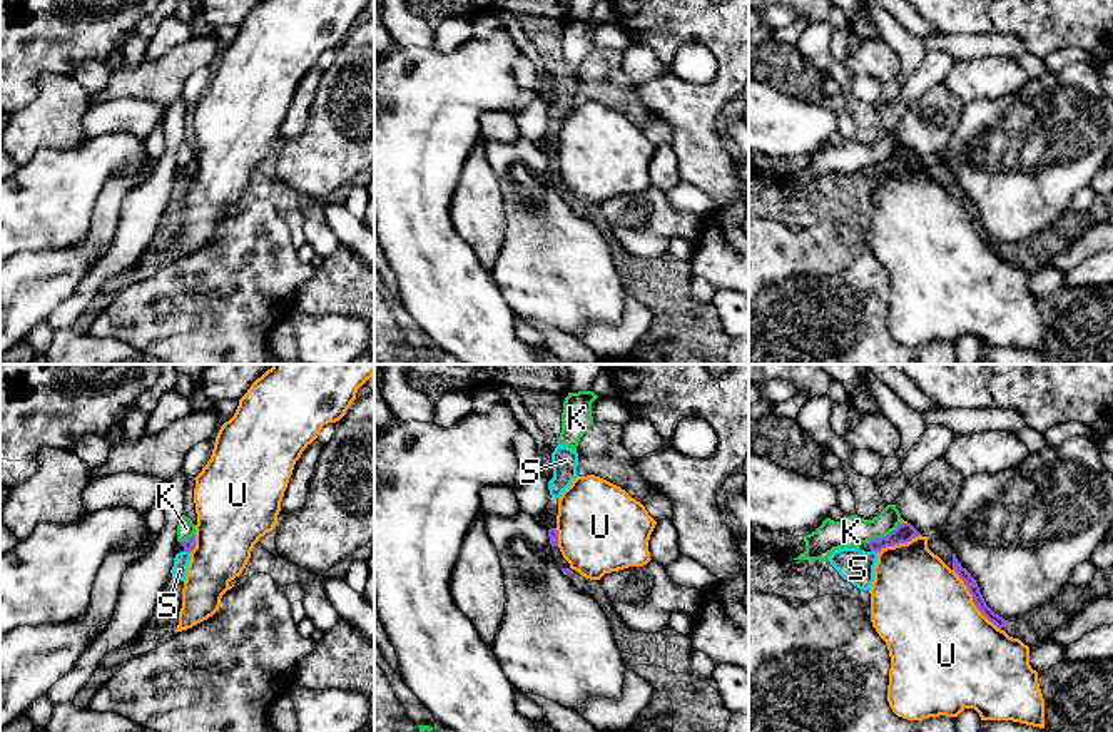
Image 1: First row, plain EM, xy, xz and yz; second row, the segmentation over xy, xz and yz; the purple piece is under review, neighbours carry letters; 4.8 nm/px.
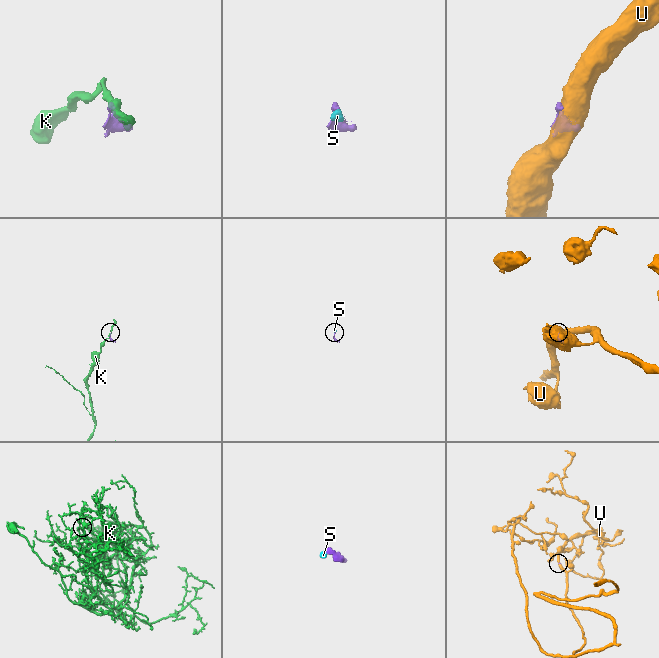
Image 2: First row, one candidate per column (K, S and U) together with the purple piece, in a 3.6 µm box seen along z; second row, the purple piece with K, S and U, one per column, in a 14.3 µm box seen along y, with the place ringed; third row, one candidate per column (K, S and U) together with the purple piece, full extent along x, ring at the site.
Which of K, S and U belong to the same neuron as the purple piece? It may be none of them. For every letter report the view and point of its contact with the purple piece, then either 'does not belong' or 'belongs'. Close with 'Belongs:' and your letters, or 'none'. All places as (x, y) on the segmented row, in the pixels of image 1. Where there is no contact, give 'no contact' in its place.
K: yz (886, 535) | does not belong
S: xy (188, 550) | belongs
U: yz (973, 600) | does not belong
Belongs: S

